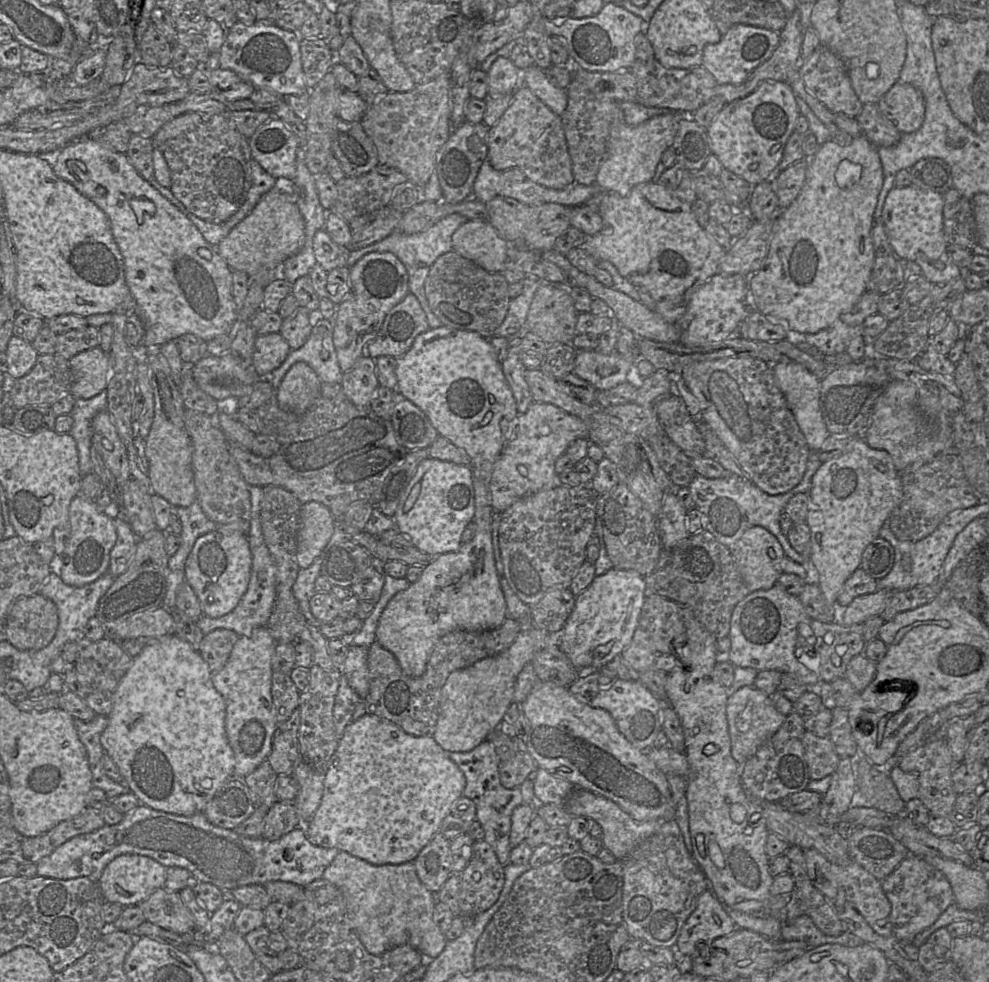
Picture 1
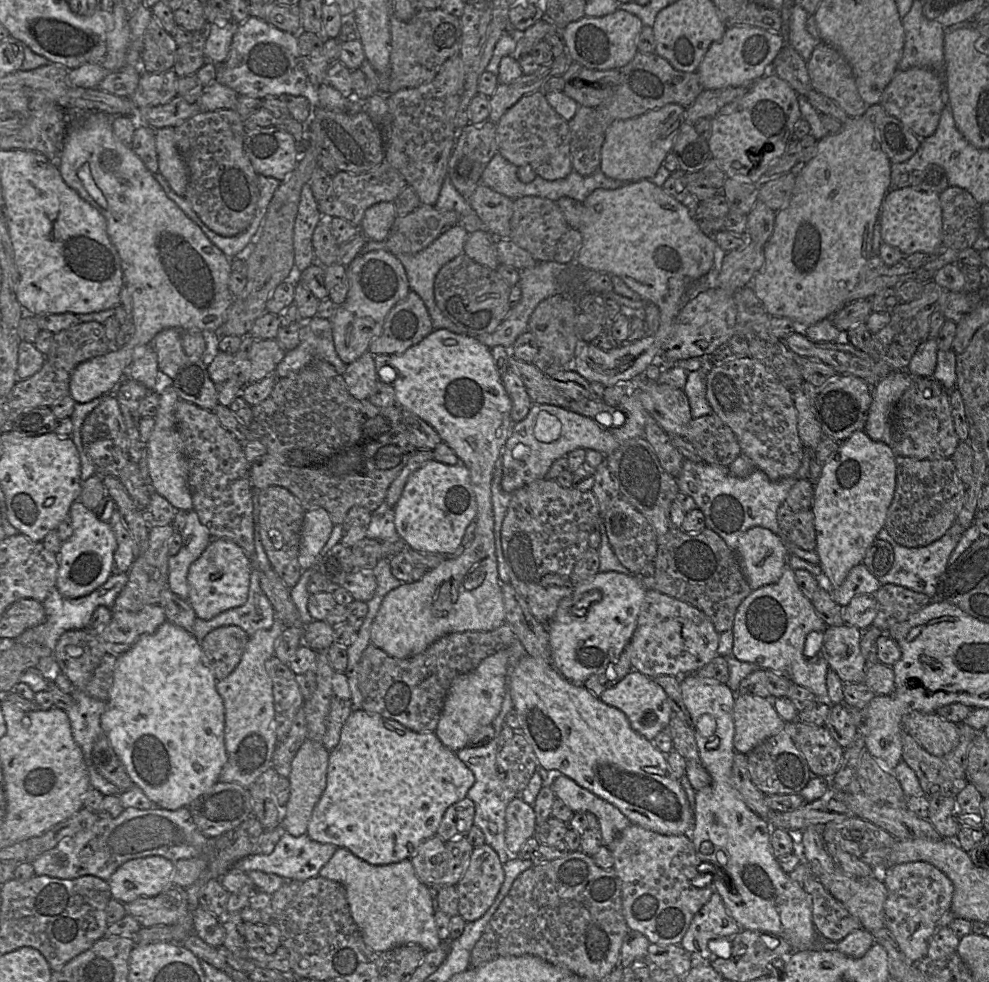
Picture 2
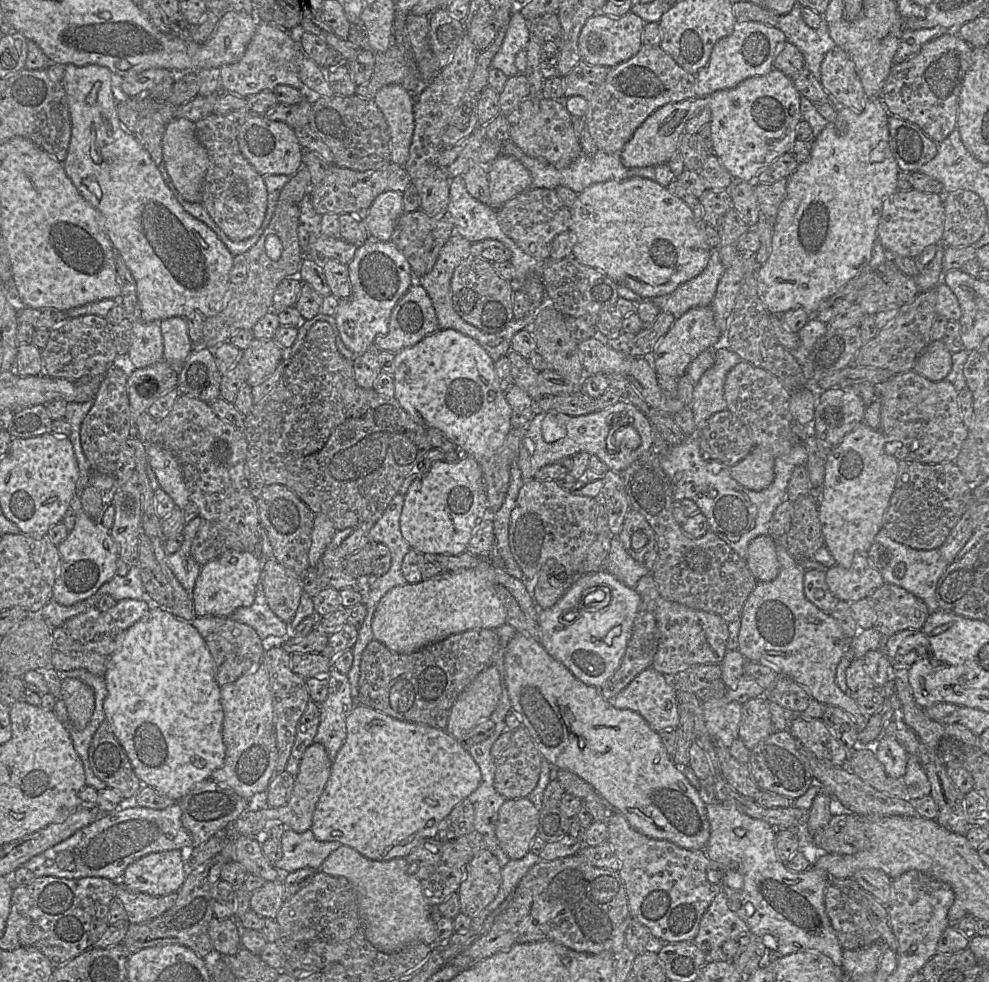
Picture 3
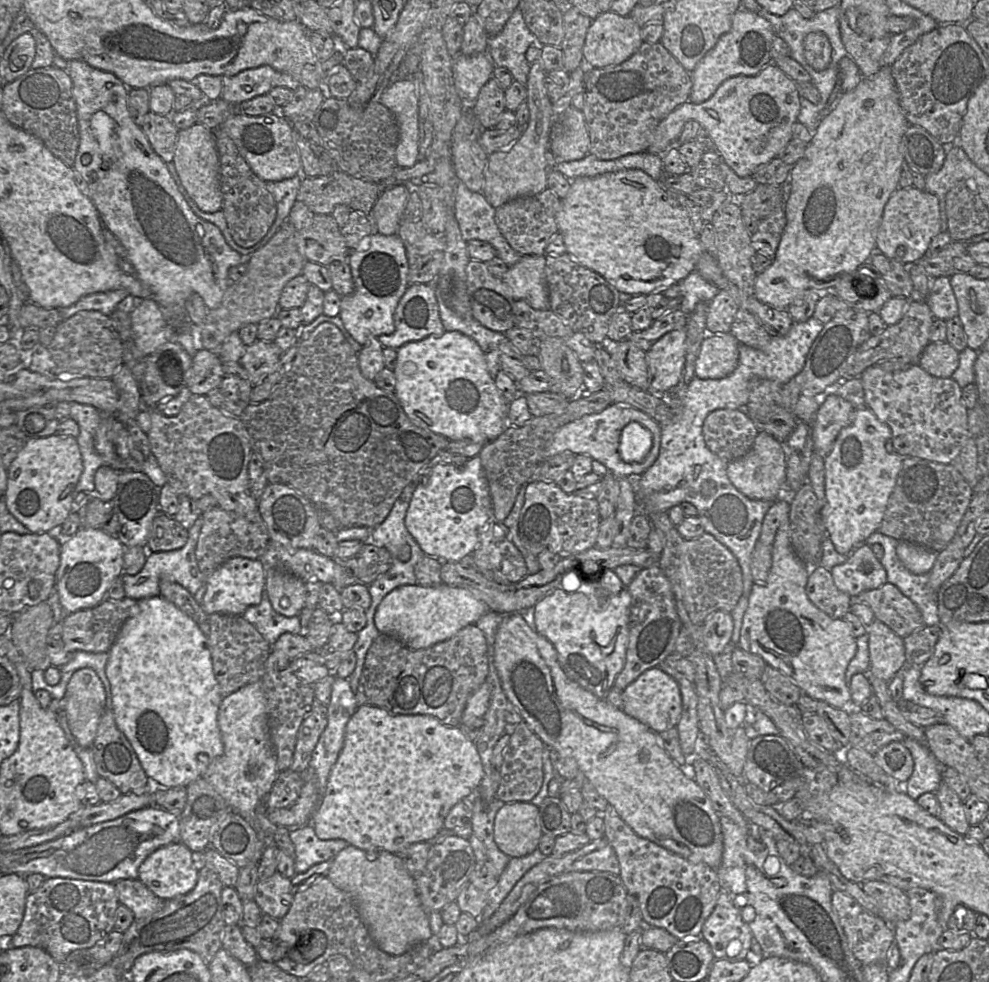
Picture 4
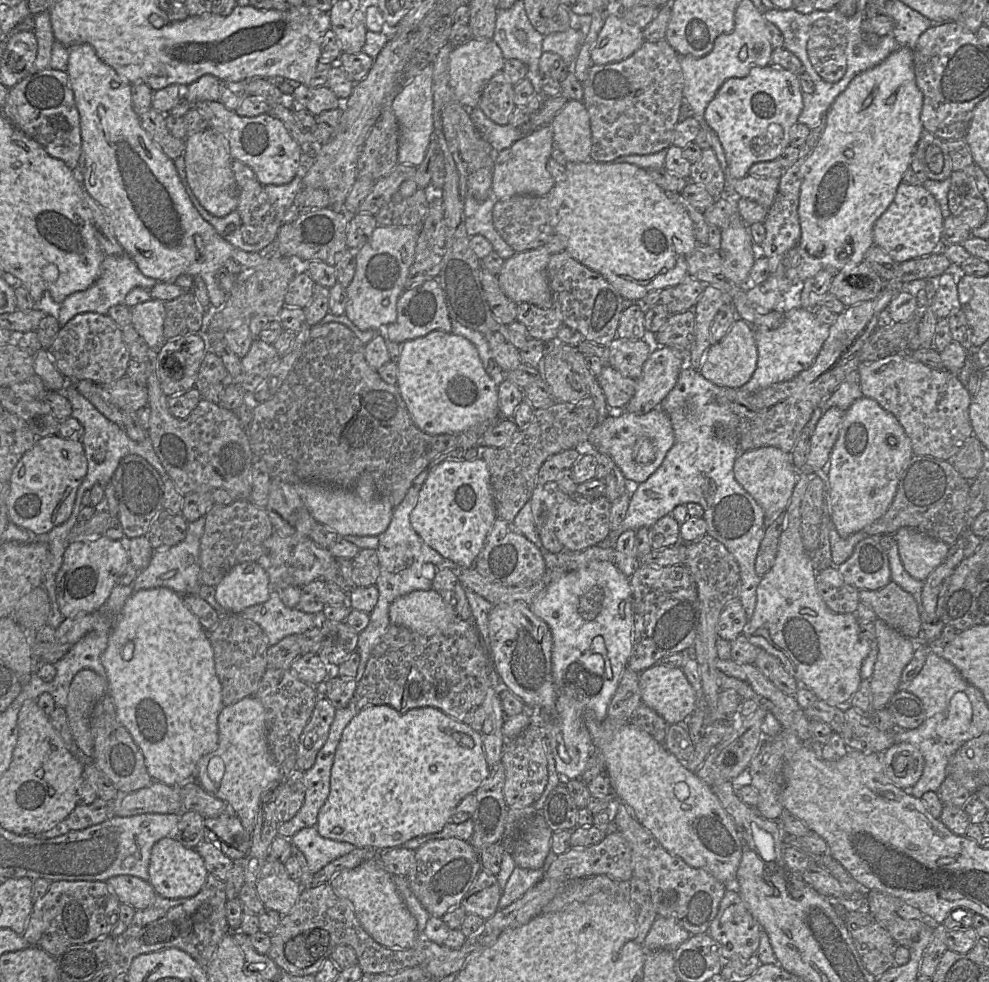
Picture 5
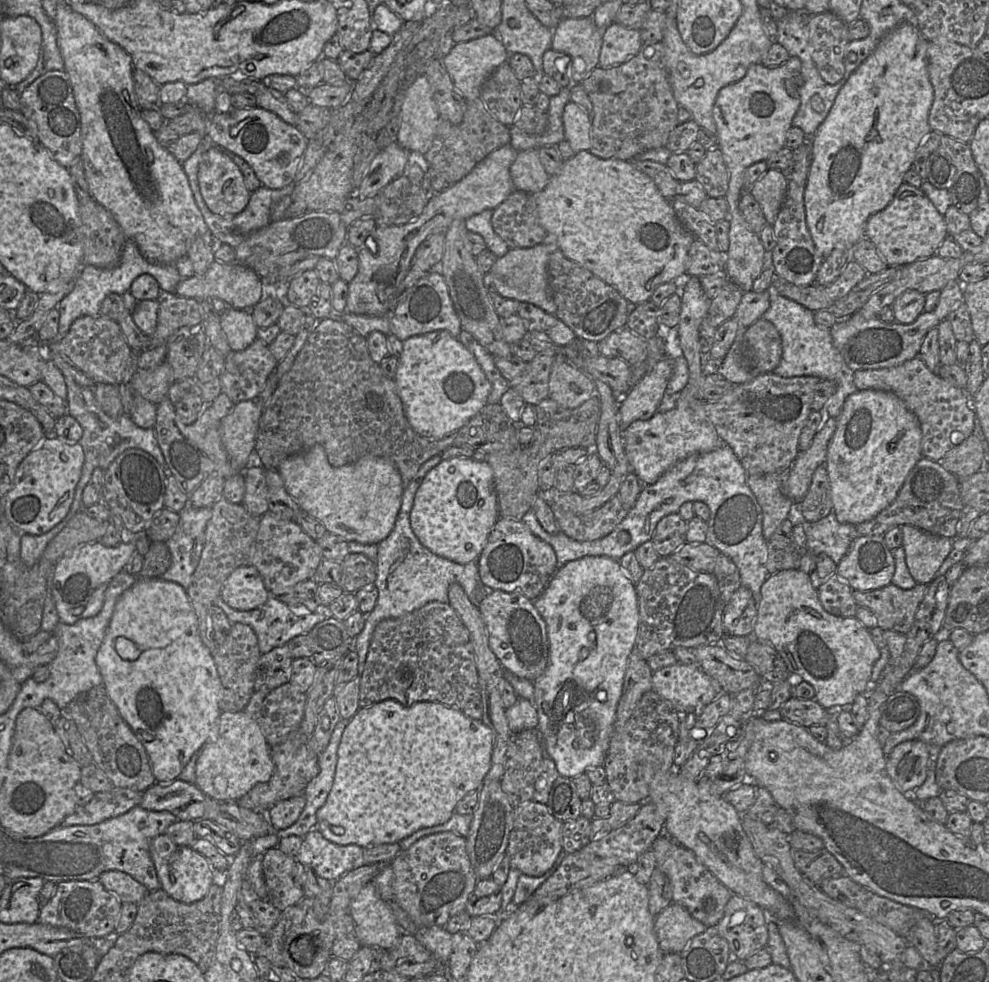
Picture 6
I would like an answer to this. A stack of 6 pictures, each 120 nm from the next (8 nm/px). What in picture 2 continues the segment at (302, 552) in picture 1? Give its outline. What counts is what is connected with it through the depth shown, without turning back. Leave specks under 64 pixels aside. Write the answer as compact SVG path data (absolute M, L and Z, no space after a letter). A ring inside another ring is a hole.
M317 508L306 511L298 558L303 571L316 566L334 526L329 513L325 509Z

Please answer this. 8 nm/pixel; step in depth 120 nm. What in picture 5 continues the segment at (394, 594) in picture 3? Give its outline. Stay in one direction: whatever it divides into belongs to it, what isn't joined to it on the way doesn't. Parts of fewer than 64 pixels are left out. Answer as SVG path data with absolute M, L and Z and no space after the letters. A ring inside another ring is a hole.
M433 589L413 591L395 599L388 610L390 625L406 627L424 636L433 636L453 623L453 609Z

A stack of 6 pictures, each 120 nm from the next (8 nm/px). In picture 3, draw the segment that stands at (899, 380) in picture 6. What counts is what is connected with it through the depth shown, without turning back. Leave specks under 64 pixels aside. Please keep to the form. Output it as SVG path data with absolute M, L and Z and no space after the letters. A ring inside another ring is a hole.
M913 369L875 385L875 398L881 401L881 431L896 447L894 457L924 464L954 462L969 430L963 423L958 391L946 379L933 382Z

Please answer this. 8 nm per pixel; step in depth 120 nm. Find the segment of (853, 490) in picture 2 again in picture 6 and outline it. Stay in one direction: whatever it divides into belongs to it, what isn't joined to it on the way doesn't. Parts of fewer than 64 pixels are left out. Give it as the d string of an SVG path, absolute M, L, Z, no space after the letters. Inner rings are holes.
M862 390L851 394L837 418L836 430L828 444L827 470L833 512L840 523L858 525L876 517L897 497L905 479L922 458L922 431L917 416L894 393Z

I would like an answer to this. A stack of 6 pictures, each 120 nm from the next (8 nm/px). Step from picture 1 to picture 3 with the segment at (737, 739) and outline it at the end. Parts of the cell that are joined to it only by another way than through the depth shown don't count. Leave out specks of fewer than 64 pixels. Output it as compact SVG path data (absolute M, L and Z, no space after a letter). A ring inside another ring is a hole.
M765 696L752 698L742 704L738 737L751 750L774 731L770 701Z

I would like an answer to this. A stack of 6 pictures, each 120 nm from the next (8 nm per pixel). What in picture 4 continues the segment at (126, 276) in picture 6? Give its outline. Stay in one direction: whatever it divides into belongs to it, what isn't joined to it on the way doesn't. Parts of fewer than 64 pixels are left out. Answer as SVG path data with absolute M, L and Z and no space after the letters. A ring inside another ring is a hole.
M119 289L88 294L69 307L56 308L62 320L66 320L80 311L97 310L110 316L117 305L129 295L127 290Z

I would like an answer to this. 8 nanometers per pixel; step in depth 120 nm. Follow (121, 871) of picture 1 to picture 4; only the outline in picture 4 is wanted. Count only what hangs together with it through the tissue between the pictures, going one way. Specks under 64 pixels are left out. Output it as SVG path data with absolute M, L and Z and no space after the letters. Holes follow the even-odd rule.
M173 842L162 846L150 854L138 869L138 879L156 896L163 900L187 894L197 884L199 858L202 854L192 852L182 842Z

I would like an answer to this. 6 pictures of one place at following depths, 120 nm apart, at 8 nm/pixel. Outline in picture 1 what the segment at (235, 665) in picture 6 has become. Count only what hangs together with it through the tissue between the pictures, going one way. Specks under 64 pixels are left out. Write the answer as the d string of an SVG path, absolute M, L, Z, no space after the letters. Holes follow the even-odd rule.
M216 629L204 635L199 652L212 673L217 673L225 666L239 637L229 629Z

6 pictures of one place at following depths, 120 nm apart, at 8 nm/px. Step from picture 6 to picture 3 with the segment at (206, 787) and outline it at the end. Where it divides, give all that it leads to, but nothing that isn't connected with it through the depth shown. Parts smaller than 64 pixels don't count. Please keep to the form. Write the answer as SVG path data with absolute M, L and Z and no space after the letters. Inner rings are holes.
M261 662L256 670L242 675L221 688L224 710L223 741L226 757L222 767L210 779L228 787L245 799L266 793L276 772L277 741L274 725L273 696L267 669Z

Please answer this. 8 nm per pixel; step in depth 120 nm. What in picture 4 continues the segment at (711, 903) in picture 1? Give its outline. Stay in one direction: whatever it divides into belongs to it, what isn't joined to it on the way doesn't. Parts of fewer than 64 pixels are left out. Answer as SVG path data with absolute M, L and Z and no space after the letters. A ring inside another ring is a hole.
M722 890L712 913L703 924L700 936L709 943L715 959L731 962L747 960L753 937L749 924L742 919L740 910ZM733 939L741 942L741 950L735 957L730 957L727 954L727 946Z

